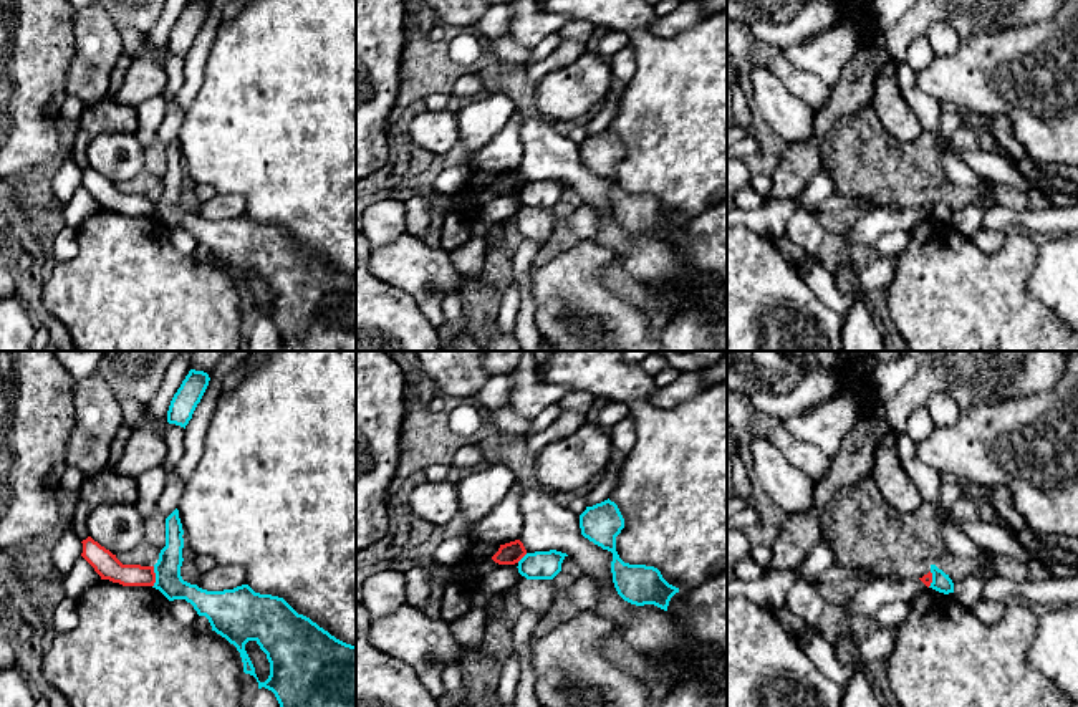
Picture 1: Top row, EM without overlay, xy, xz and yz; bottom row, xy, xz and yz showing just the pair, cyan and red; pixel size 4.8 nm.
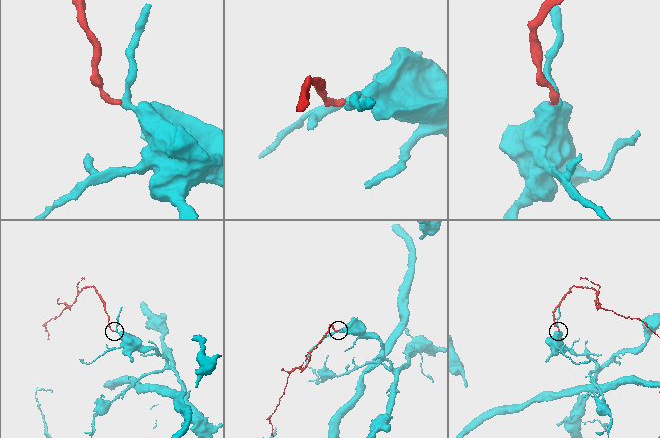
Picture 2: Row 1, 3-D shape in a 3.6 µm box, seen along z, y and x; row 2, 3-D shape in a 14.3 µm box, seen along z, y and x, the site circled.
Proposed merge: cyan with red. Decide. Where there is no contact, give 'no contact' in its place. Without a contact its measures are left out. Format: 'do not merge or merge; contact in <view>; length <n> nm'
do not merge; contact in xy; length 100 nm

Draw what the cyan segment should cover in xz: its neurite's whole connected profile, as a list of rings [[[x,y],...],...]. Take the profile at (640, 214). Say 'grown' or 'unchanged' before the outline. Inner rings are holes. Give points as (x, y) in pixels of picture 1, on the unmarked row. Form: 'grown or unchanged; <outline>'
unchanged; [[[609,127],[586,136],[580,144],[581,164],[613,182],[611,202],[618,224],[636,235],[654,233],[667,240],[679,217],[669,214],[654,195],[624,192],[616,180],[616,166],[624,157],[624,147]]]

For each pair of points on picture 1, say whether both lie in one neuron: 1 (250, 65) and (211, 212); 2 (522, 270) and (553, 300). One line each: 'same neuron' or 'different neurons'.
1: different neurons
2: different neurons

